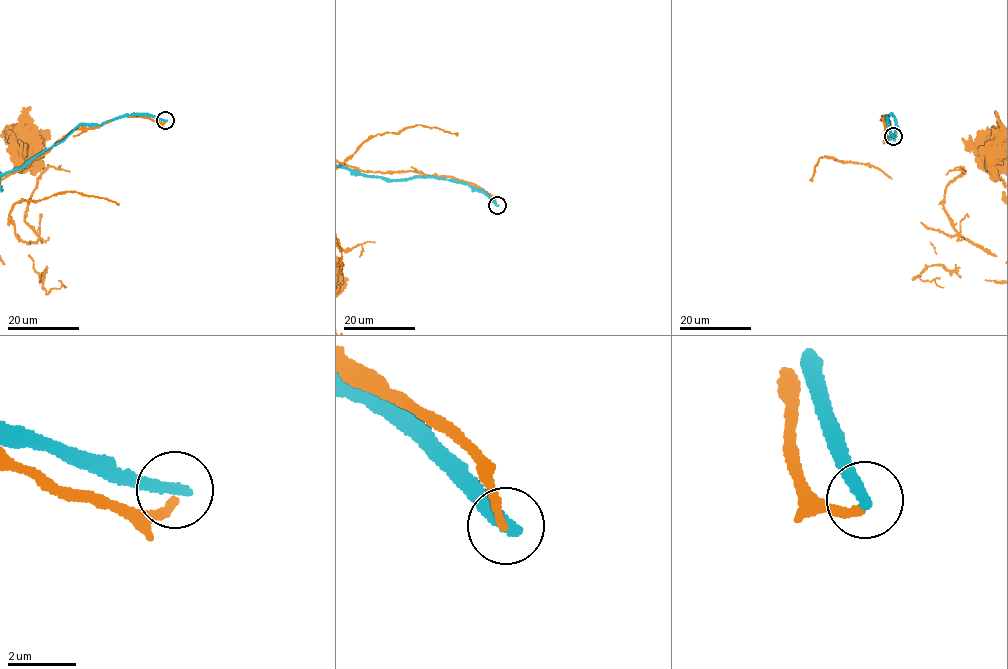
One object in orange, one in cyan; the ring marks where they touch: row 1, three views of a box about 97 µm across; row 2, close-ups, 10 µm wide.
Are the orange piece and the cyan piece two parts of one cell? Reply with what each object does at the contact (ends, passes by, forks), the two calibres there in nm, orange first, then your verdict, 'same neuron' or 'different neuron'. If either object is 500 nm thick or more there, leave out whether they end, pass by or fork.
orange ends | cyan ends | 240/400 nm | different neuron

